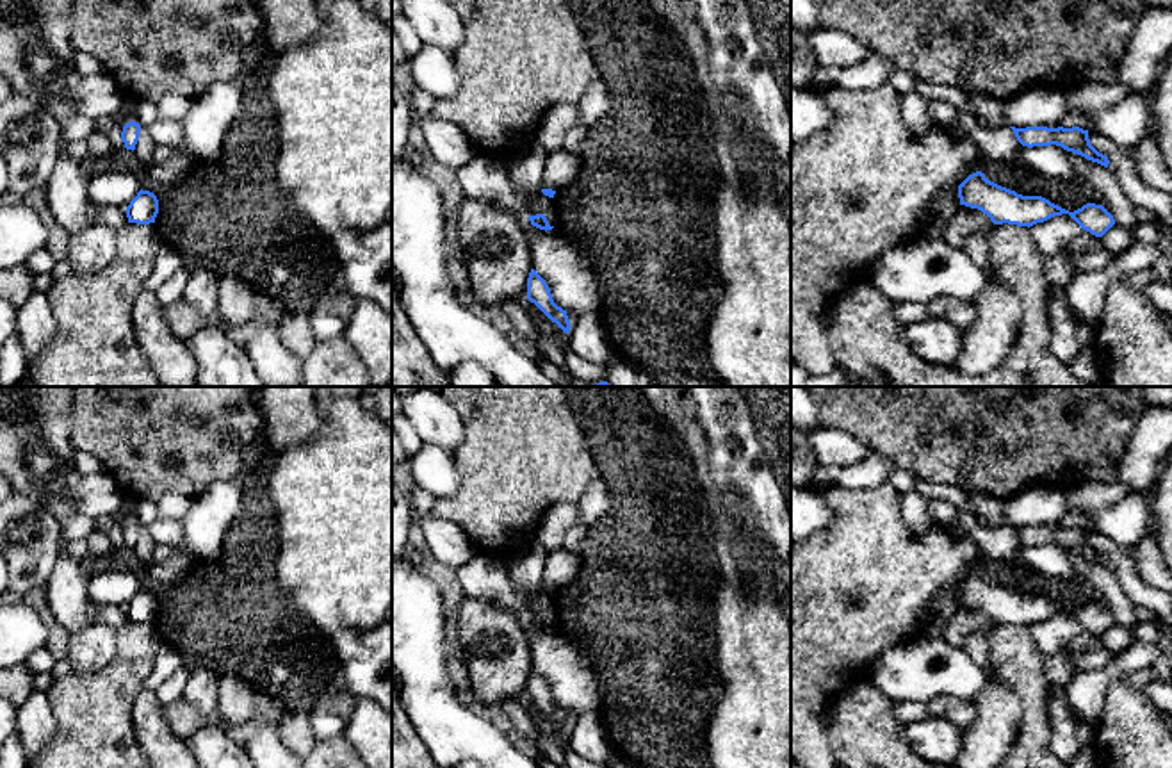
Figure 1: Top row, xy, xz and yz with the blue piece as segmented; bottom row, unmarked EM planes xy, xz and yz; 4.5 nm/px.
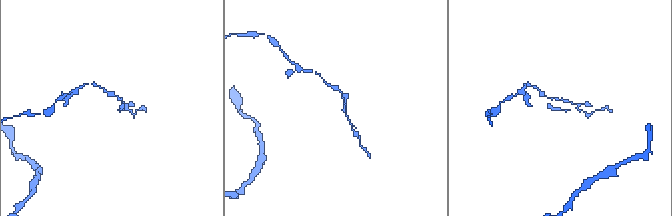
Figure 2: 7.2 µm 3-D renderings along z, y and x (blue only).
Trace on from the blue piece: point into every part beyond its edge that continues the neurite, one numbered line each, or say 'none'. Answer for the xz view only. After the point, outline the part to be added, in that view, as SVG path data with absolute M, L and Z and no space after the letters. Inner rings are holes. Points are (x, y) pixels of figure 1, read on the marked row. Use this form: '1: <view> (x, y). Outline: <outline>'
none

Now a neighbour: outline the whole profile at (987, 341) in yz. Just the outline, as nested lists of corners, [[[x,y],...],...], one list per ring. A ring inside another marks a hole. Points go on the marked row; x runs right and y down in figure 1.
[[[994,280],[971,305],[976,321],[964,328],[955,367],[964,374],[981,376],[999,367],[1013,347],[1022,323],[1022,305]]]

